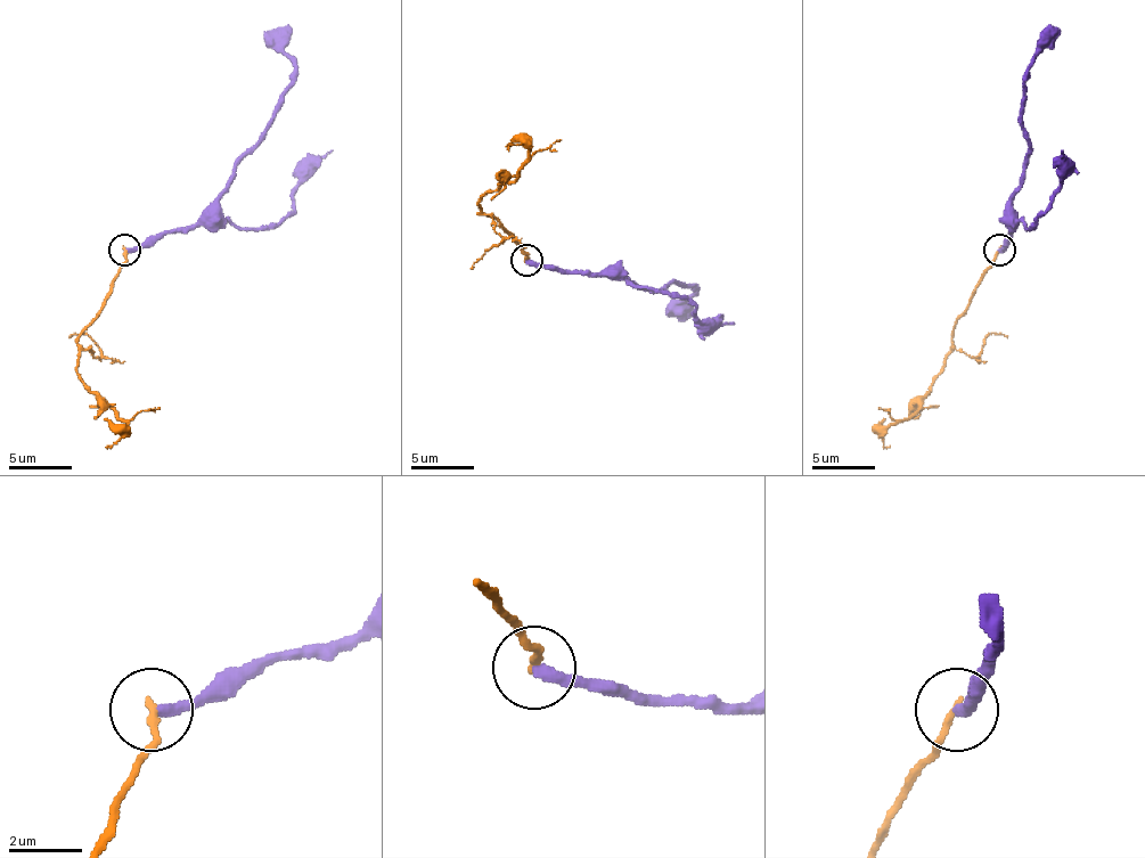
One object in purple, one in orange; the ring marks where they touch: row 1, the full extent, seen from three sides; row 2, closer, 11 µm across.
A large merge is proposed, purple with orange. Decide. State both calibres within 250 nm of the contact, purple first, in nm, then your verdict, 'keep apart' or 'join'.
320/190 nm | keep apart

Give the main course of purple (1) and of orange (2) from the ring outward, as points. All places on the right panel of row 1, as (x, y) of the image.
1: (998, 250), (1030, 141), (1021, 125), (1030, 62), (1049, 24)
2: (998, 250), (950, 338), (945, 370), (922, 405), (893, 424), (884, 436), (888, 446)

